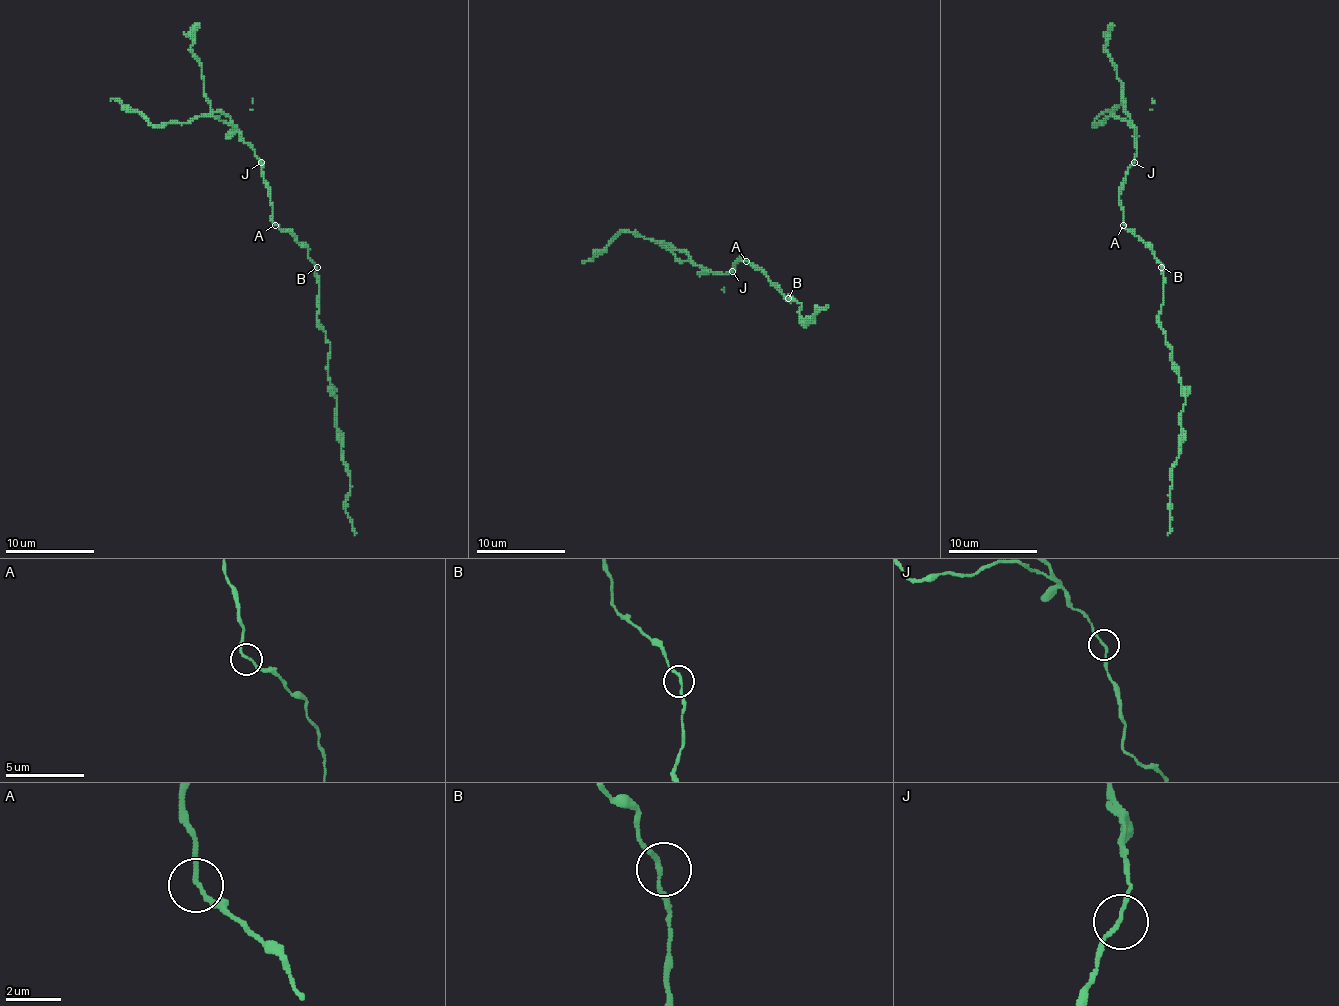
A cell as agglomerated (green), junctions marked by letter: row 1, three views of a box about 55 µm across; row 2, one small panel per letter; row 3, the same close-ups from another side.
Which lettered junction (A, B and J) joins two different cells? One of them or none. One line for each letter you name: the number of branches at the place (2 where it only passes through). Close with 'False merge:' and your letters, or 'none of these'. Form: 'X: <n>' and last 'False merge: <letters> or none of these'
J: 2
False merge: J

